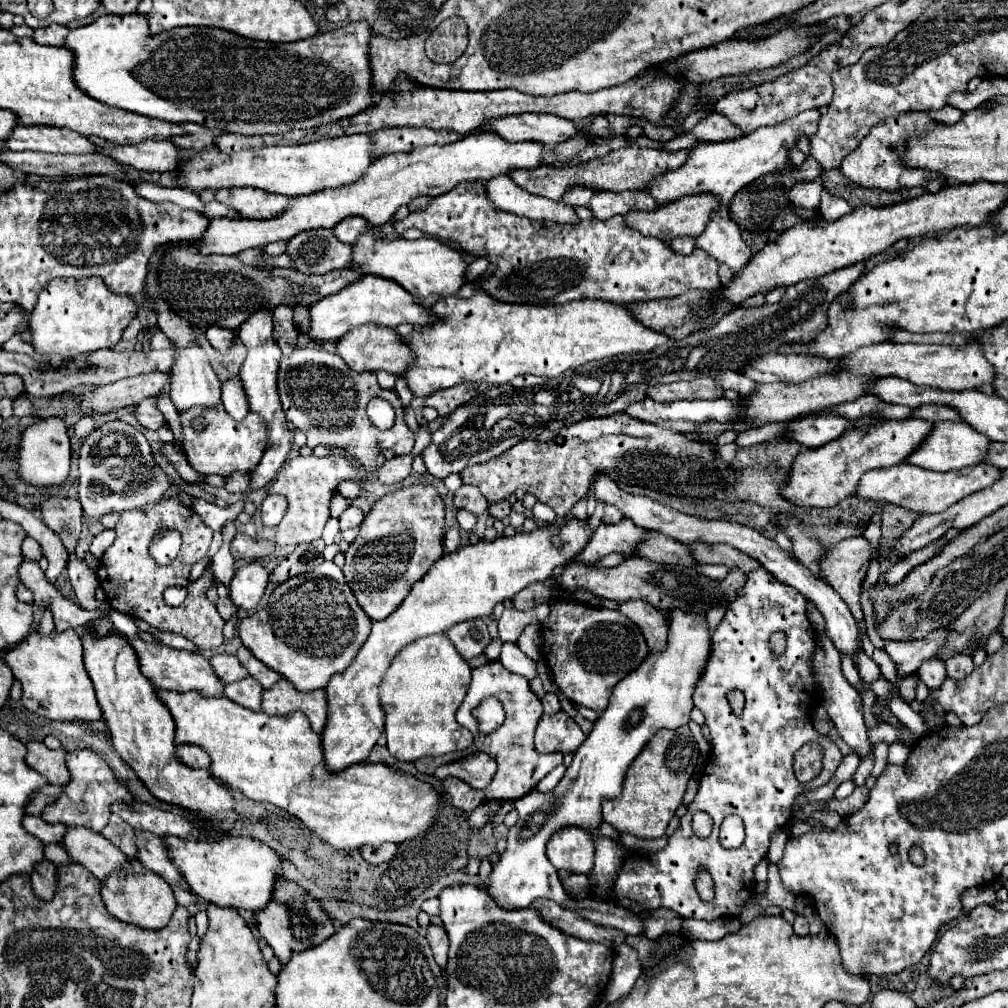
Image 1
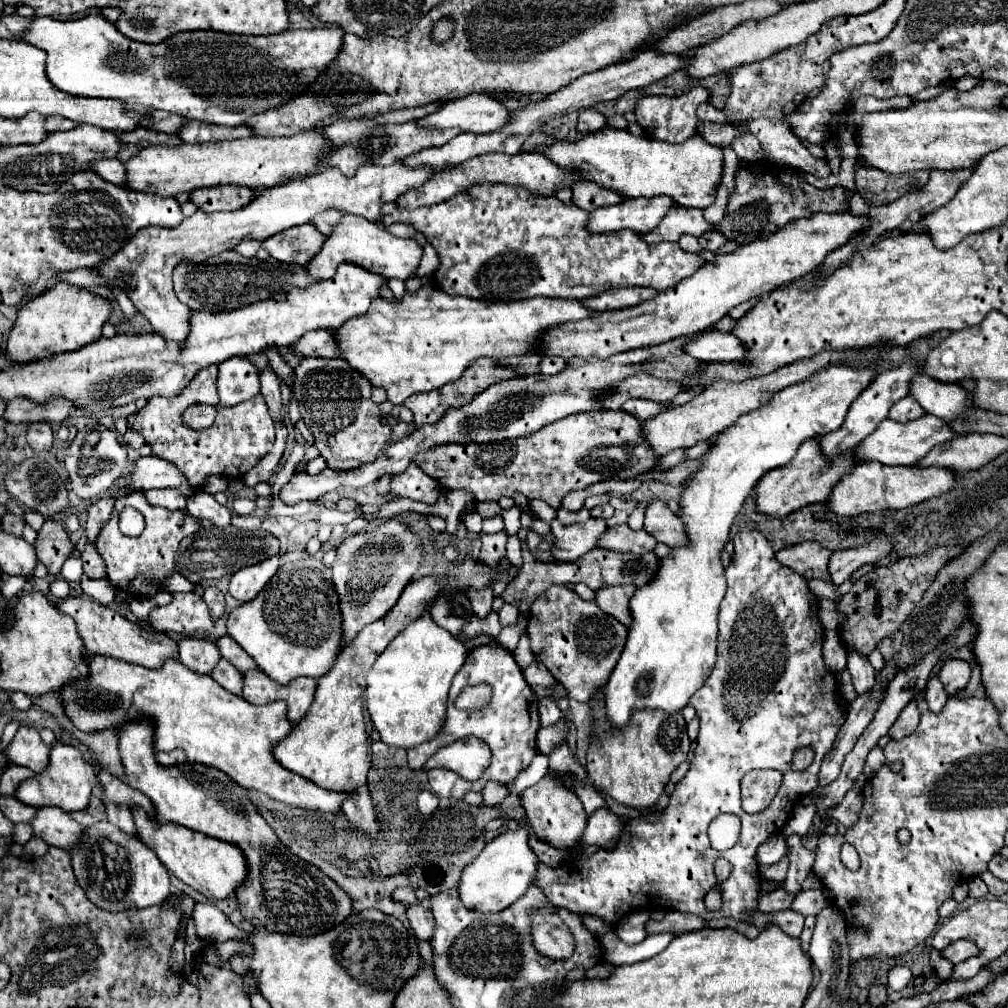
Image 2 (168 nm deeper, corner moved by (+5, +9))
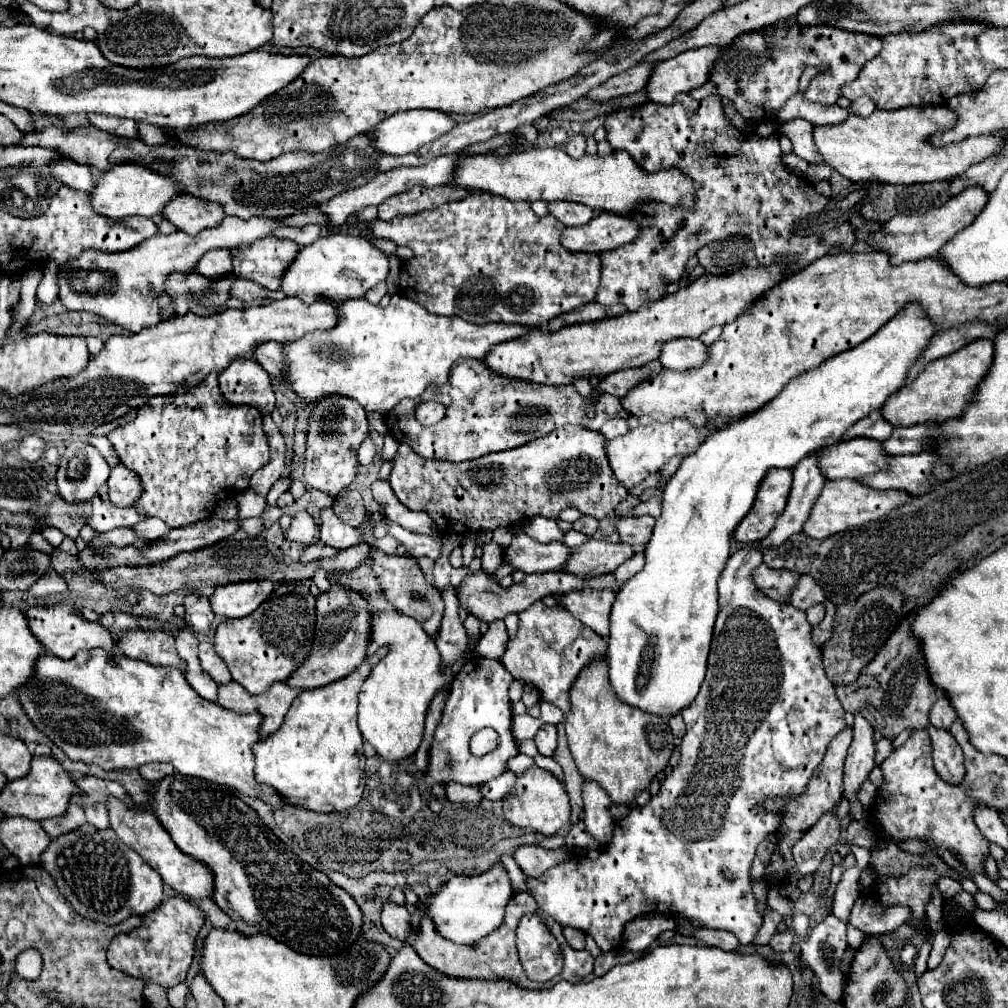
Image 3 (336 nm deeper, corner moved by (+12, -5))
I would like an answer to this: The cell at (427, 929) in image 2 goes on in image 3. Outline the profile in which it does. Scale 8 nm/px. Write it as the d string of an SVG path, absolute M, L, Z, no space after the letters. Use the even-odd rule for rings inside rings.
M386 901L382 905L382 927L388 935L406 941L408 931L410 931L410 913L406 911L404 905Z

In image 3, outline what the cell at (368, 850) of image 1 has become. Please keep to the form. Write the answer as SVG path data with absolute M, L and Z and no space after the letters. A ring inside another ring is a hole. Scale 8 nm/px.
M382 647L352 675L336 683L298 693L278 731L252 745L256 757L254 775L258 783L270 785L290 807L316 813L346 811L360 803L365 788L366 762L362 755L362 733L356 721L358 693L370 669L386 651L388 649Z

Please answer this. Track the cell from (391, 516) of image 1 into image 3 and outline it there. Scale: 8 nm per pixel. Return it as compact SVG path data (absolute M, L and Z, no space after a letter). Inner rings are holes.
M332 585L328 593L322 593L316 601L316 631L314 643L306 661L286 679L288 687L296 689L318 689L330 685L338 679L348 677L366 657L368 631L370 631L370 611L362 595L348 591L344 587Z

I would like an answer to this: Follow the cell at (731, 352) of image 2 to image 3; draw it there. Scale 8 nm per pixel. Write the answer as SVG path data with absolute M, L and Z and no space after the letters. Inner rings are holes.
M678 337L664 343L664 351L660 351L660 363L668 369L684 371L698 367L706 359L706 345L700 339Z

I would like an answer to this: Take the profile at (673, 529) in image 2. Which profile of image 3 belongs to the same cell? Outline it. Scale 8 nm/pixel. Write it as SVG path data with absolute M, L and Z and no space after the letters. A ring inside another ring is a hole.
M628 515L616 521L620 543L628 543L632 547L644 547L652 535L652 527L654 527L654 517L650 515L640 515L640 517Z

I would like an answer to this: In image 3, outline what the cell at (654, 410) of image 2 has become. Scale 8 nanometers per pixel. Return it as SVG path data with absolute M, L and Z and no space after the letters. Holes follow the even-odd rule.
M612 419L612 421L608 421L608 423L604 423L604 425L600 427L600 433L602 433L606 439L614 439L614 437L618 437L618 435L626 435L626 433L628 433L628 425L626 425L626 421L622 421L622 419Z

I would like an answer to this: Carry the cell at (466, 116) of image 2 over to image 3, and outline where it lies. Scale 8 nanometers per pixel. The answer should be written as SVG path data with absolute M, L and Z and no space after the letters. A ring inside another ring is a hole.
M414 109L414 111L404 111L404 113L396 113L396 115L386 117L376 127L372 127L366 135L368 135L372 147L378 153L406 155L410 151L416 151L424 143L430 143L430 141L438 139L440 135L448 133L454 125L456 125L456 121L450 119L448 115L444 115L442 111L420 111L420 109Z

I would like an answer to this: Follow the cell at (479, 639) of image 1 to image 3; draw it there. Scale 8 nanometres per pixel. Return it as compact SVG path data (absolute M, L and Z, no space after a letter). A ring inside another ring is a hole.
M370 547L368 559L372 561L374 577L380 585L380 589L382 589L382 593L386 595L386 599L402 615L408 615L408 617L416 619L422 625L422 629L430 637L434 637L440 629L440 621L442 621L442 613L444 613L444 601L442 601L440 591L424 579L422 571L418 567L418 561L414 557L408 557L408 555L388 555L388 553L380 551L378 547Z

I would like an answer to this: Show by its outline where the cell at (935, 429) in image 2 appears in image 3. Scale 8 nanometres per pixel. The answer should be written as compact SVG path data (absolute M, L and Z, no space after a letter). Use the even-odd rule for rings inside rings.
M852 439L824 447L818 453L818 467L824 479L860 479L886 467L882 443L874 439Z

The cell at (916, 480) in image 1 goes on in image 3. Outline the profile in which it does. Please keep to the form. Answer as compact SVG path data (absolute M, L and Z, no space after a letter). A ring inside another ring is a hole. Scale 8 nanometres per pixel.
M840 479L840 481L826 481L816 503L812 505L812 511L802 527L802 533L806 533L812 539L826 539L834 533L858 527L868 521L876 521L888 511L904 505L910 501L910 495L906 491L876 491L872 487L864 487L862 483L854 479Z

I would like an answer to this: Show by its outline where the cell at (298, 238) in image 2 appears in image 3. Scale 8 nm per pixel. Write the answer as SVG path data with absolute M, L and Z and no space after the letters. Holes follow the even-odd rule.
M264 237L254 243L232 249L234 275L256 281L258 285L276 291L280 287L280 273L292 261L298 247L288 239Z

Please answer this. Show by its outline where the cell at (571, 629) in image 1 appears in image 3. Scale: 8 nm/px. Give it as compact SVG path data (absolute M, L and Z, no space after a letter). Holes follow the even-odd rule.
M536 601L526 611L518 613L518 633L510 639L502 665L514 675L514 679L534 685L542 701L548 701L568 713L570 685L592 659L606 655L606 649L606 641L580 625L580 621L568 615L568 611L562 607L546 607L542 601Z

